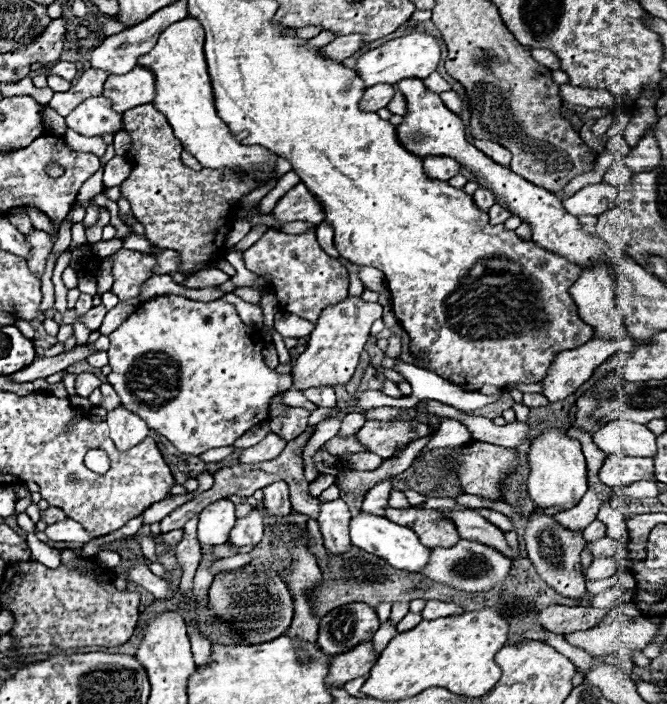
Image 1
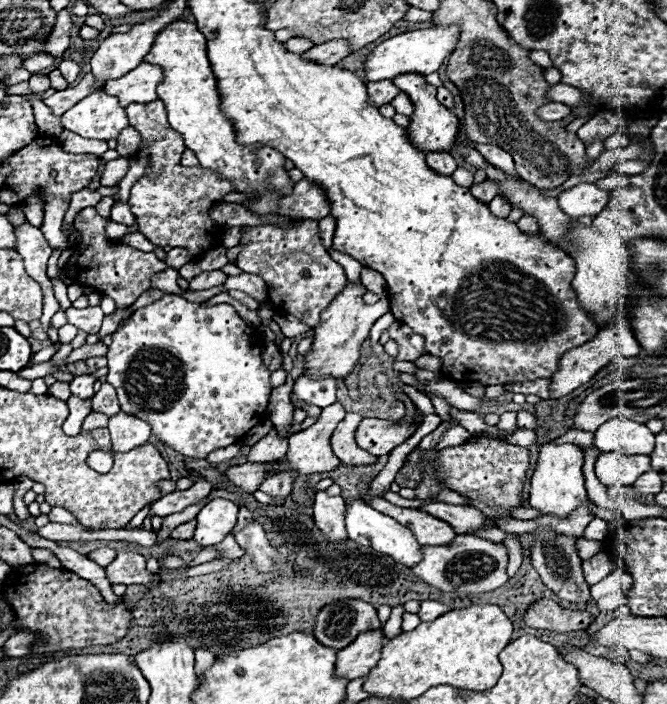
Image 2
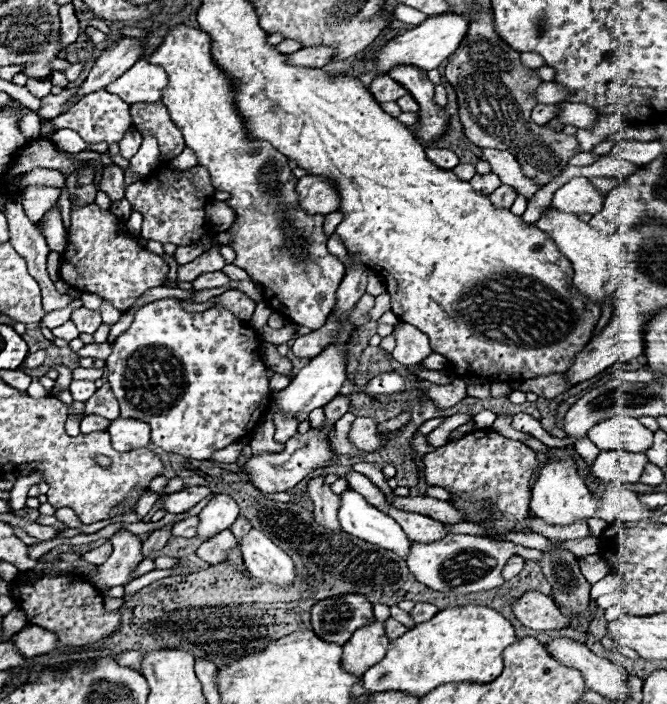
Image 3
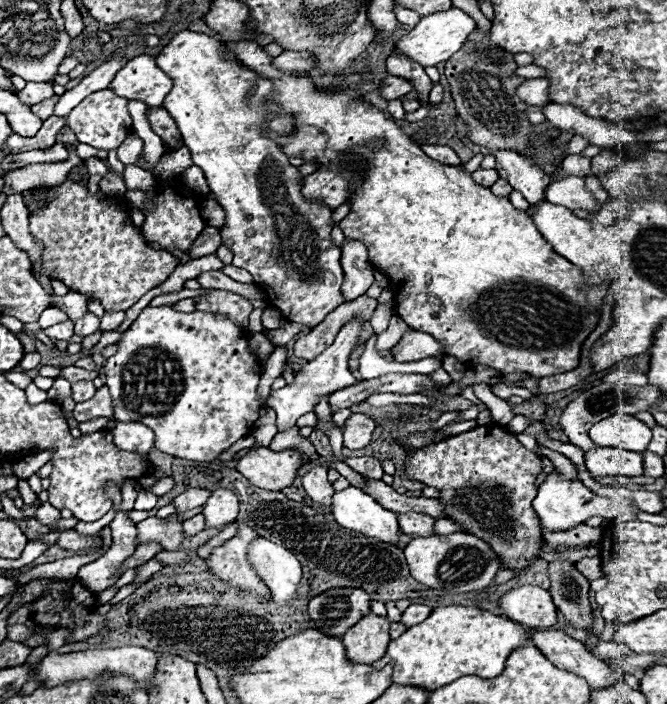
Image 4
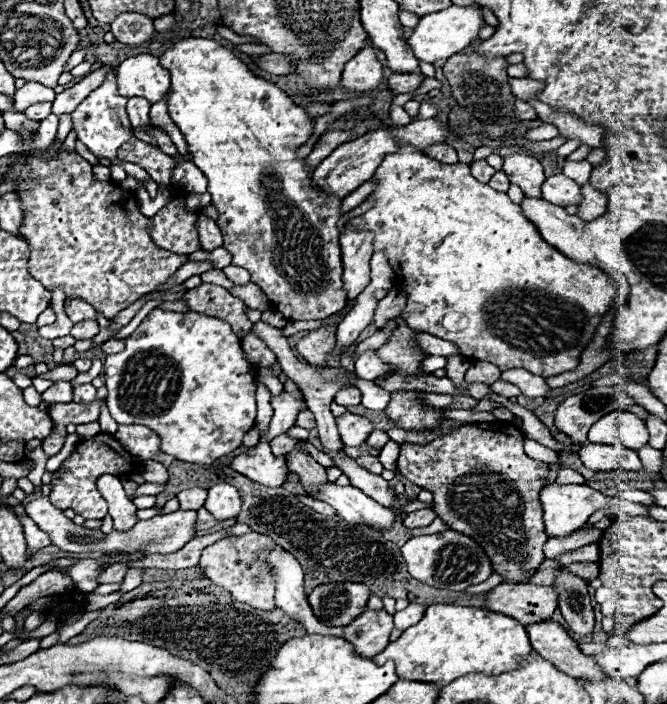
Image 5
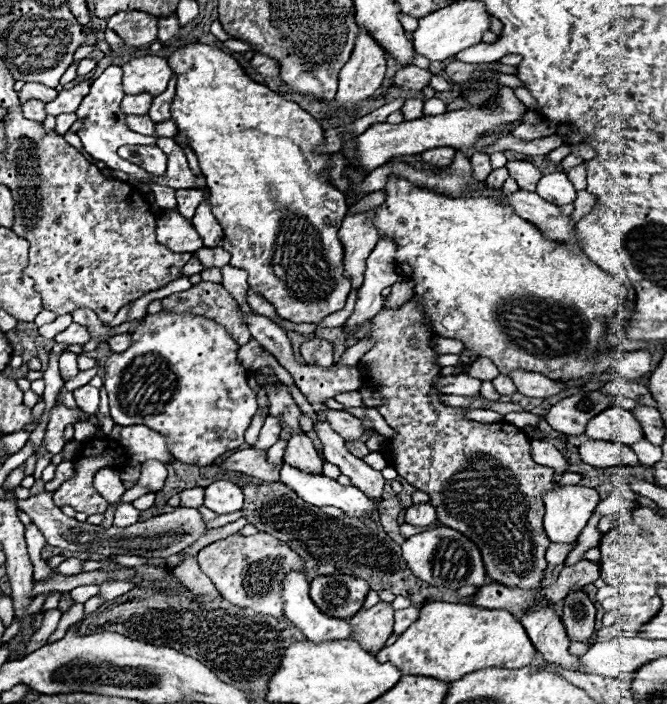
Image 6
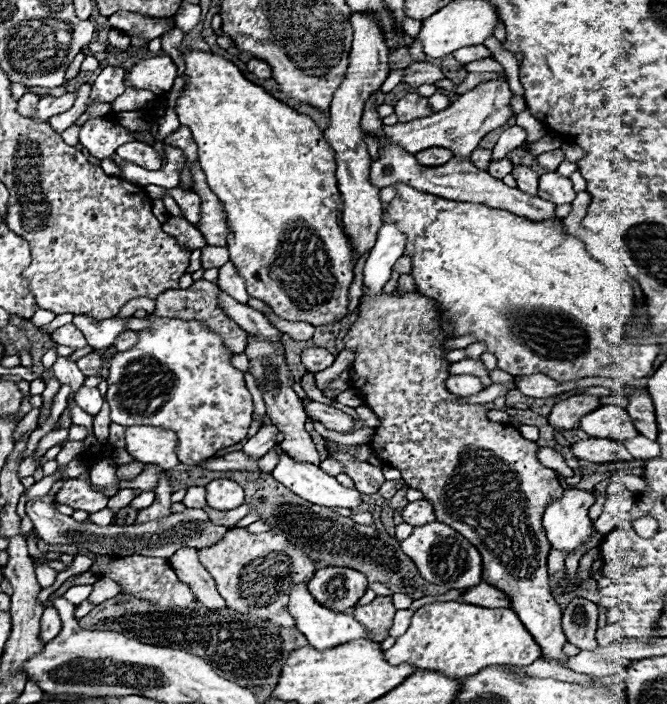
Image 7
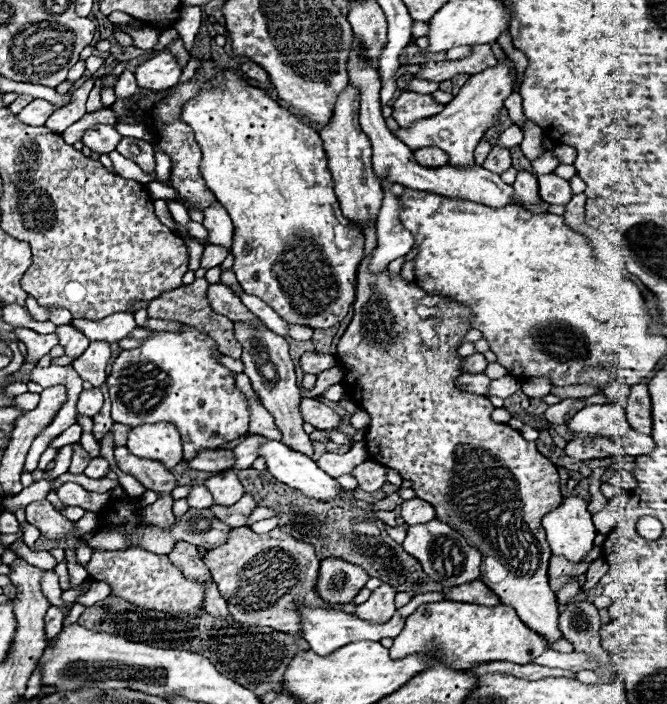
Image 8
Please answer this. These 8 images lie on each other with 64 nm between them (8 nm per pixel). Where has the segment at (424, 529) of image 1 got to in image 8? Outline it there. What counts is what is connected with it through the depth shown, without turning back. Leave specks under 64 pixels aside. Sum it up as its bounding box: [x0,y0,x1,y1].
[400,498,436,526]

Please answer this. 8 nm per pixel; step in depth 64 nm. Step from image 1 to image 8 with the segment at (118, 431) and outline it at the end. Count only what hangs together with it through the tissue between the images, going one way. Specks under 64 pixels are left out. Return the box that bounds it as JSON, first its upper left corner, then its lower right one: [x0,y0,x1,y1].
[126,422,182,468]

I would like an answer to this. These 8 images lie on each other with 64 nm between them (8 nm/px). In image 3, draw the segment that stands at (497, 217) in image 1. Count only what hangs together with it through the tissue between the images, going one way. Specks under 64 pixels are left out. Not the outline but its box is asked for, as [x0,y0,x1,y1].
[490,184,516,208]

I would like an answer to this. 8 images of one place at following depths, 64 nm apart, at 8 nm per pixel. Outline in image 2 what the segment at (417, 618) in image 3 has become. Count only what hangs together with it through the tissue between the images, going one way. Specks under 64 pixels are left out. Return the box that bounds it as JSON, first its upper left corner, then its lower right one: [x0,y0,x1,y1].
[418,600,450,622]

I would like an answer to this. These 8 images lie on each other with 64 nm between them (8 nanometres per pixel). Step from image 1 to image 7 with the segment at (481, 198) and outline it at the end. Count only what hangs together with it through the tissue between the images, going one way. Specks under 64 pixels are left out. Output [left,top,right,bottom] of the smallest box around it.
[470,148,492,170]

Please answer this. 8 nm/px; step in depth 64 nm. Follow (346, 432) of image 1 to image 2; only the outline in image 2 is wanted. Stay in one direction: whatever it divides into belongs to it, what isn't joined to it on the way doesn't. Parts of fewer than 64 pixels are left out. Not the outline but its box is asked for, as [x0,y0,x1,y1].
[332,412,376,466]

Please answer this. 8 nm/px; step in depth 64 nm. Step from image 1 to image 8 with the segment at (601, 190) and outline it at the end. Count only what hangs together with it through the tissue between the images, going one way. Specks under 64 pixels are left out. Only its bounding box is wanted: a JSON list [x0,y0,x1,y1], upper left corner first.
[538,174,572,204]

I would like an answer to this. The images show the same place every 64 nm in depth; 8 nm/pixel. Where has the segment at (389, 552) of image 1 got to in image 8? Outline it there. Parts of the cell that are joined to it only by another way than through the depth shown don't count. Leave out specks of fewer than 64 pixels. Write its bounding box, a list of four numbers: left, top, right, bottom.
[258,440,340,500]

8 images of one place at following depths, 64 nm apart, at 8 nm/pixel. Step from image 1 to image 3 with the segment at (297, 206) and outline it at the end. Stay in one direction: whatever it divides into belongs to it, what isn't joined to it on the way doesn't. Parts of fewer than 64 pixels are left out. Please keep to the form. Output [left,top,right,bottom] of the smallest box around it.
[296,176,340,214]

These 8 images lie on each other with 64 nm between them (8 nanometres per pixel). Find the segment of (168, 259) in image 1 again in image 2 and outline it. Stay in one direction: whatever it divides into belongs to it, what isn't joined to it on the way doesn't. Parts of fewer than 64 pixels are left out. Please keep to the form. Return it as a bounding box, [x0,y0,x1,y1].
[166,248,192,268]

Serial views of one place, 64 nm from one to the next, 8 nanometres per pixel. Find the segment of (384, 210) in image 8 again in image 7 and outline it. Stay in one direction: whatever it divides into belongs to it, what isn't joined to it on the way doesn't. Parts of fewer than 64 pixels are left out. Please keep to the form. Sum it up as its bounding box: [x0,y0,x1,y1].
[364,222,406,294]

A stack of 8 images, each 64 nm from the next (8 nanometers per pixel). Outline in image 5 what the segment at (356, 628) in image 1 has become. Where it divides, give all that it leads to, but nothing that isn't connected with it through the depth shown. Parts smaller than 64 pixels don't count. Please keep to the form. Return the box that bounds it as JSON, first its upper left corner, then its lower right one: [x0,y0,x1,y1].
[308,582,370,626]

